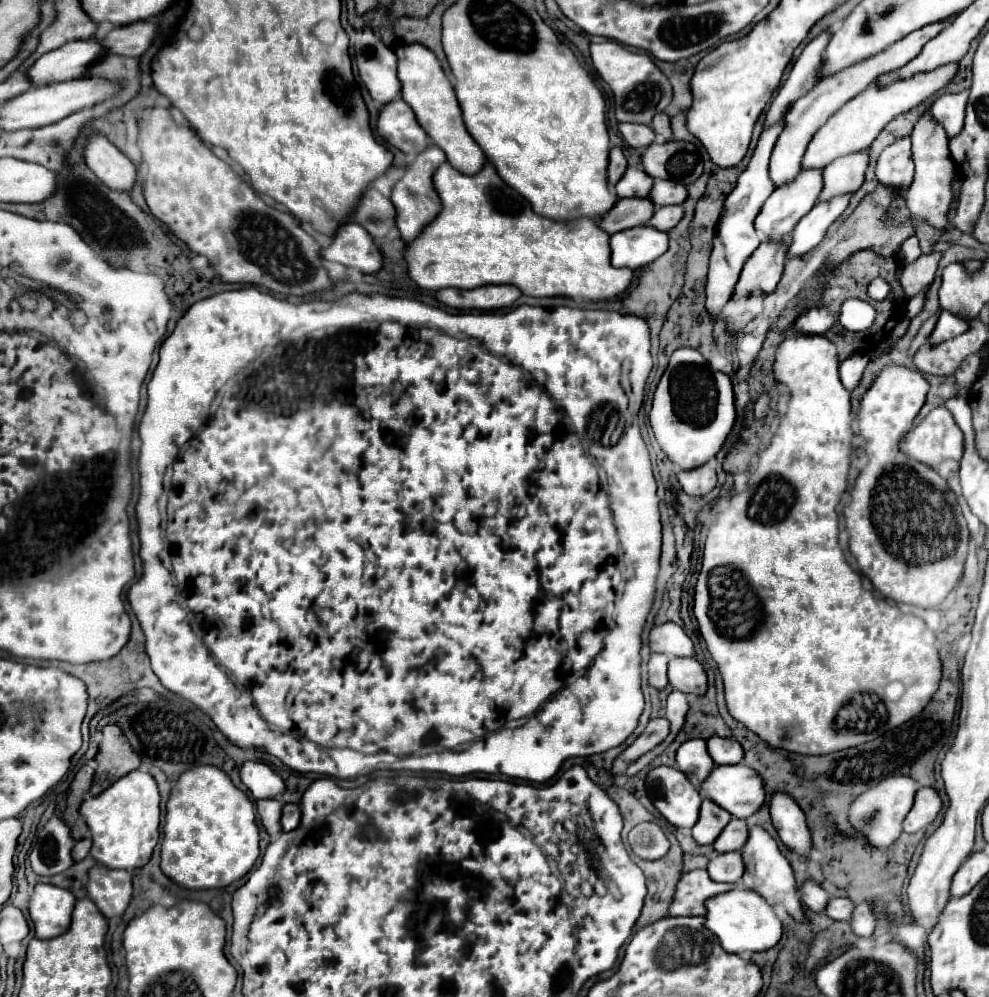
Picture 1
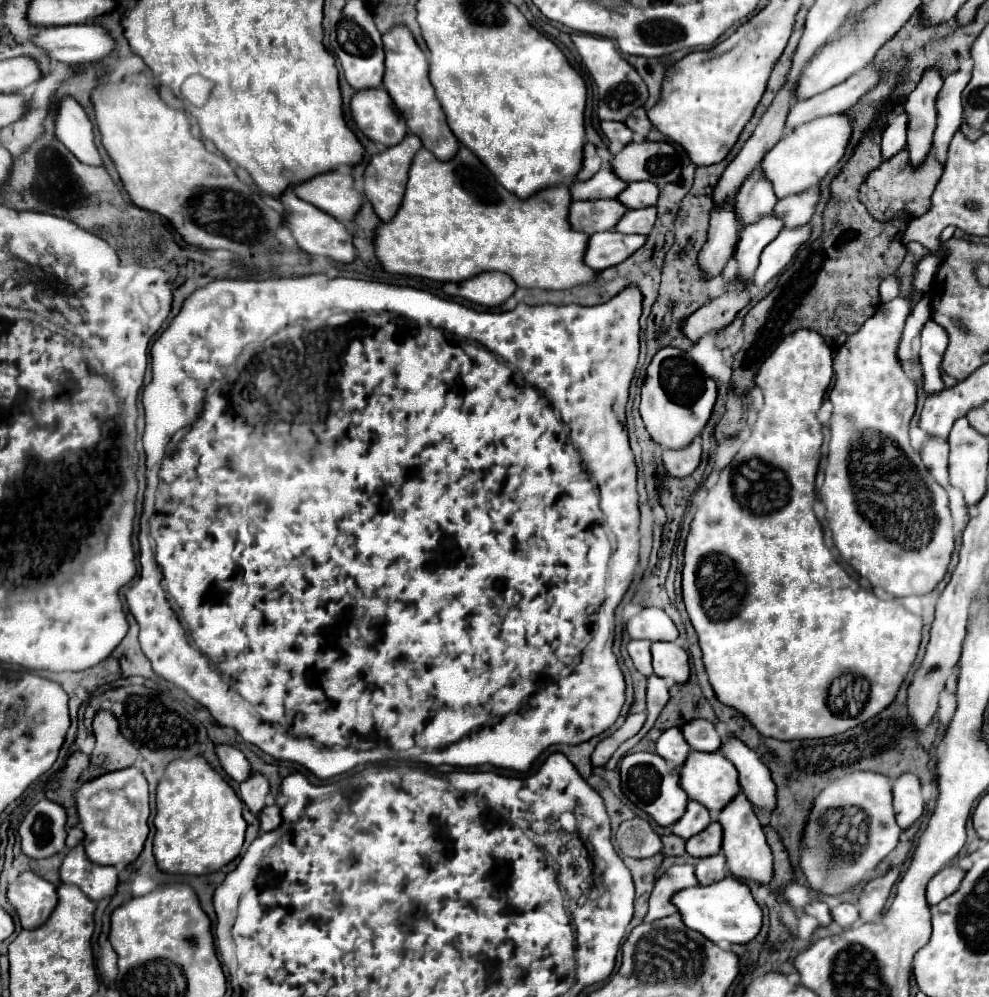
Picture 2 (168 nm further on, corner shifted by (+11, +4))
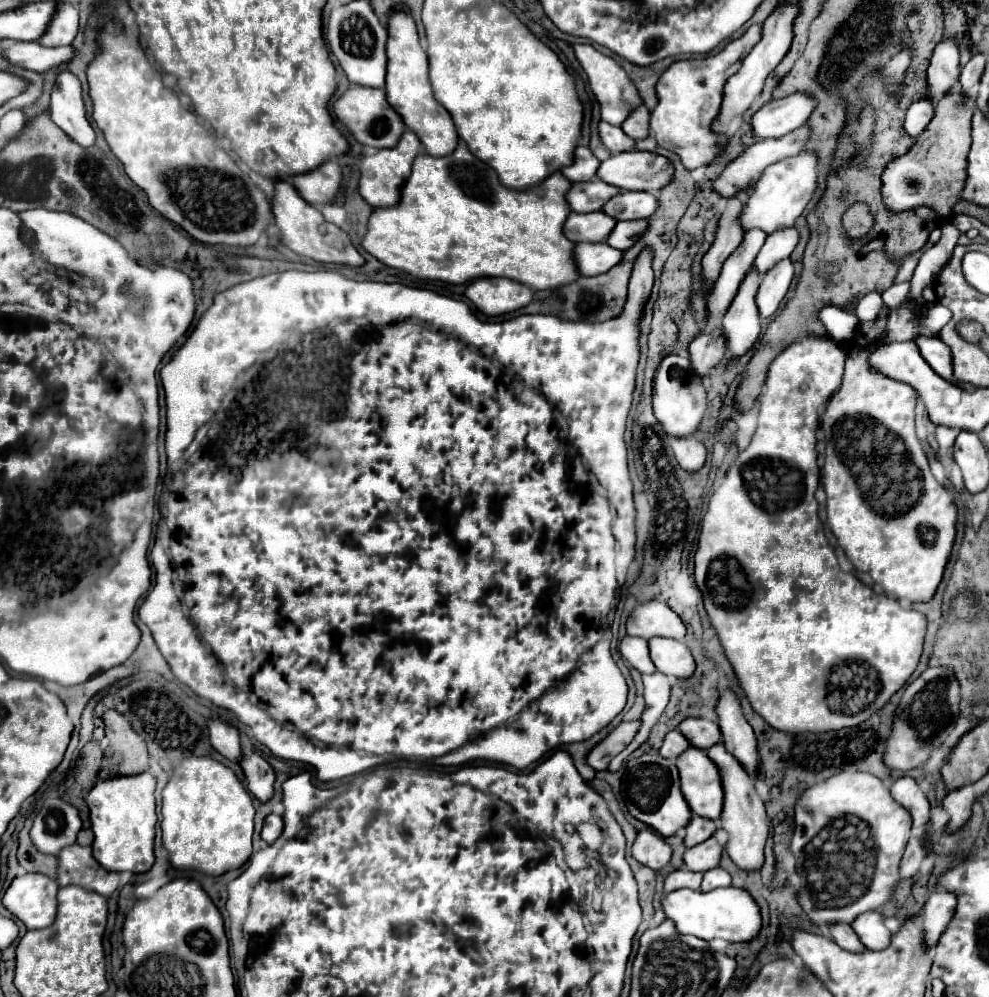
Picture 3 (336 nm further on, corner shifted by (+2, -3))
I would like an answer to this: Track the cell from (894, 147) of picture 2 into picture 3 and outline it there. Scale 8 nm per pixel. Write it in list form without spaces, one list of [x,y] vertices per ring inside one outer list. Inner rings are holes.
[[[921,99],[915,101],[909,109],[907,109],[907,117],[905,117],[905,131],[911,137],[917,137],[933,119],[935,115],[935,105],[929,99]]]

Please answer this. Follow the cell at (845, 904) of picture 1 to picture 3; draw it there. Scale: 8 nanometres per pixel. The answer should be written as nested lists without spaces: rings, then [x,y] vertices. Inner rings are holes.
[[[869,911],[869,913],[859,915],[851,927],[859,935],[861,943],[871,951],[883,951],[883,947],[887,947],[893,935],[885,927],[885,917],[879,911]]]

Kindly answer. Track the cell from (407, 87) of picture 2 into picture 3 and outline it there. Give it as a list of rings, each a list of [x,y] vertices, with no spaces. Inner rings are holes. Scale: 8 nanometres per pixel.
[[[391,11],[387,21],[387,79],[385,79],[385,91],[387,101],[391,107],[399,113],[403,123],[415,131],[421,145],[429,155],[443,157],[457,147],[457,131],[453,125],[451,115],[445,107],[441,107],[435,97],[429,83],[429,65],[427,65],[427,53],[423,51],[417,35],[417,27],[413,17],[407,11]]]

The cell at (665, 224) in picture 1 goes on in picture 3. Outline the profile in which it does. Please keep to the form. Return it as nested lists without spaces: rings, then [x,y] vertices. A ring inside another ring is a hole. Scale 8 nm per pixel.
[[[639,219],[639,221],[619,221],[615,225],[615,231],[611,231],[611,235],[607,237],[607,245],[611,247],[617,247],[619,251],[625,251],[629,249],[637,237],[641,235],[641,231],[647,227],[647,221],[645,219]]]

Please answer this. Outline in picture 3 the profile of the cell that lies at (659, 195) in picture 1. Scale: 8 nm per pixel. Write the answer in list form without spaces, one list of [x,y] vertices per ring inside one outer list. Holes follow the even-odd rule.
[[[623,191],[605,203],[603,211],[611,215],[615,221],[631,221],[631,219],[647,219],[655,213],[657,199],[647,191]]]

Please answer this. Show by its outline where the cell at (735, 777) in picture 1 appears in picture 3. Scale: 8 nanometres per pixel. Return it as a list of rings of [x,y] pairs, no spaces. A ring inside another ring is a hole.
[[[687,747],[675,763],[681,777],[681,791],[691,811],[717,821],[723,809],[723,787],[715,763],[711,763],[703,749],[695,747]]]

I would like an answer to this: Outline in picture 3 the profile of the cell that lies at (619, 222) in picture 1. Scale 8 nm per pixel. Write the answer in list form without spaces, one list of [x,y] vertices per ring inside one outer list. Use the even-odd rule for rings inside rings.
[[[595,211],[595,213],[569,213],[565,225],[563,225],[563,233],[569,241],[573,243],[581,243],[581,241],[591,241],[591,243],[599,243],[605,241],[607,235],[613,231],[615,227],[615,219],[611,219],[609,215],[605,215],[603,211]]]

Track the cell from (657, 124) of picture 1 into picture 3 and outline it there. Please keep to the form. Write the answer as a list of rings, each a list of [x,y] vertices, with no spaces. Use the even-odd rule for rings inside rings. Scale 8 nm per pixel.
[[[639,107],[637,111],[633,111],[621,125],[621,129],[635,141],[645,139],[649,135],[649,111],[647,107]]]

